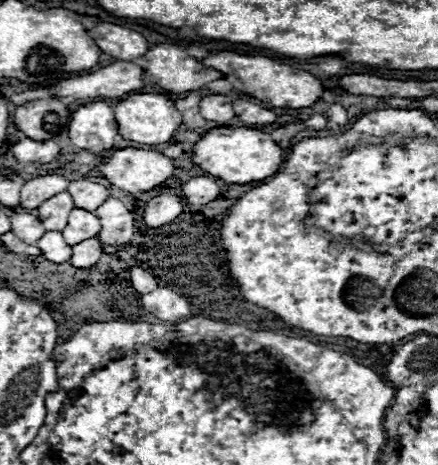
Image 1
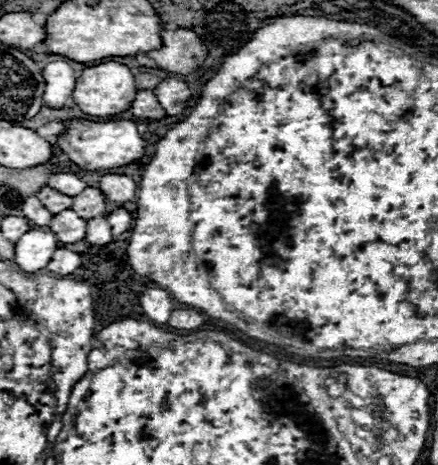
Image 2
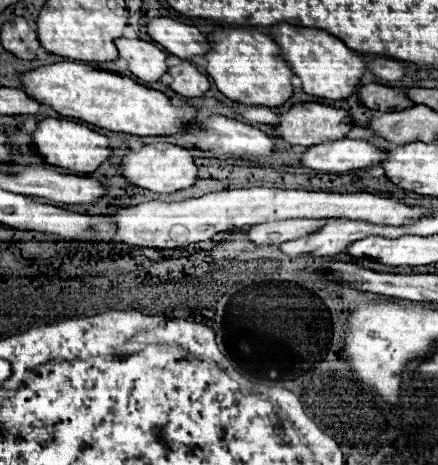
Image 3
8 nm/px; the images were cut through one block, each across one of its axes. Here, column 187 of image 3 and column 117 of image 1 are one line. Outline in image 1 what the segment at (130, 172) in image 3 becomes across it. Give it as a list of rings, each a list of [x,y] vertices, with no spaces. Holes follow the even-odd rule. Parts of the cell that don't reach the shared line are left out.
[[[140,148],[114,150],[98,172],[116,188],[136,194],[160,186],[174,174],[174,166],[168,158],[158,152]]]

